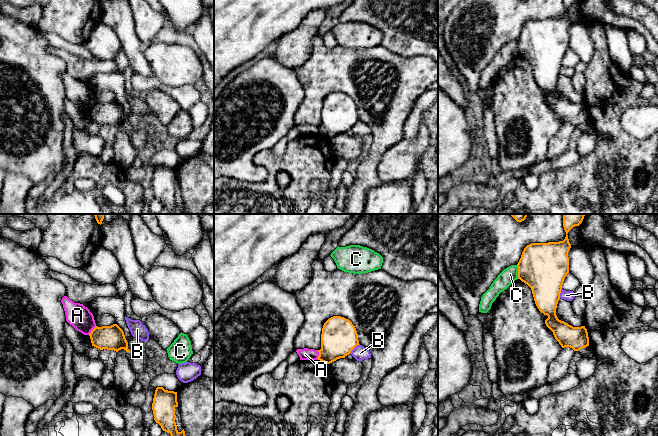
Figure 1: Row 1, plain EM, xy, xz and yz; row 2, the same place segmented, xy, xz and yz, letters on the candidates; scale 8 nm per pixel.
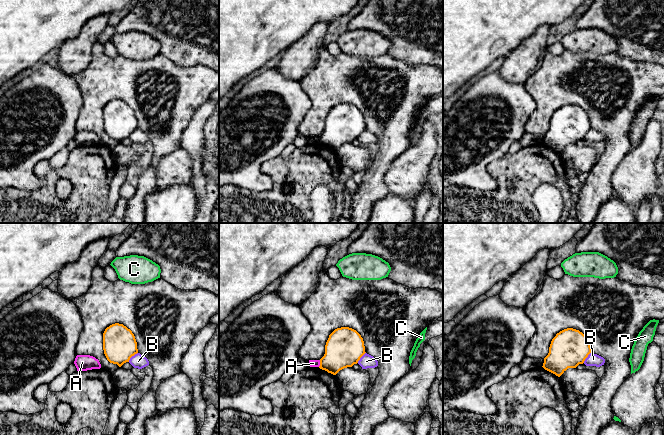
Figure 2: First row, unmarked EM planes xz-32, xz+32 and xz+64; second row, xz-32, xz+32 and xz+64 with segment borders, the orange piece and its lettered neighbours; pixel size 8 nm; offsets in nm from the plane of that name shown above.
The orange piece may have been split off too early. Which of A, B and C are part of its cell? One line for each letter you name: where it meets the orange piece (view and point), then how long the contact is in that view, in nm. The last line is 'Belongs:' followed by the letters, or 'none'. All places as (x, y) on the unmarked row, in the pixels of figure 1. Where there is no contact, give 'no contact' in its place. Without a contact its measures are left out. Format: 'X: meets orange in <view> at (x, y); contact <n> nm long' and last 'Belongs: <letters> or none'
Belongs: none

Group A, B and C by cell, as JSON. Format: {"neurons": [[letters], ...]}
{"neurons": [["A"], ["B"], ["C"]]}

